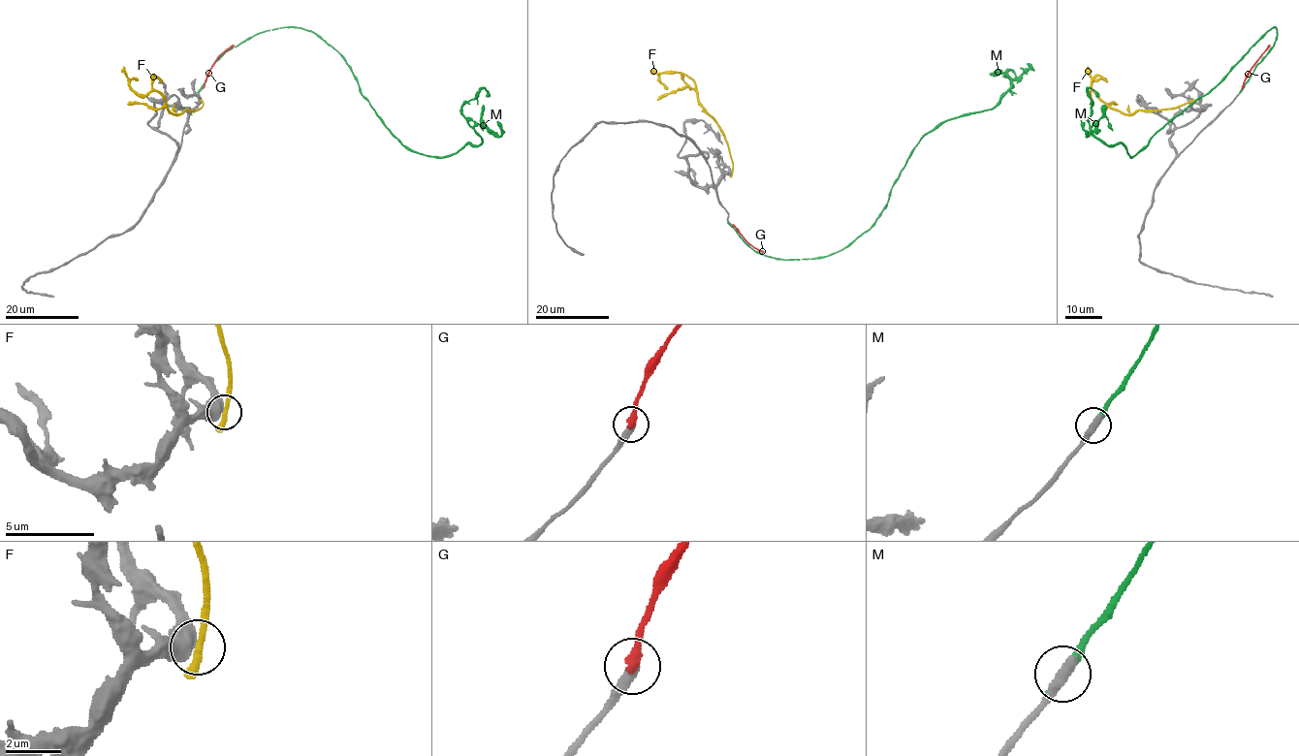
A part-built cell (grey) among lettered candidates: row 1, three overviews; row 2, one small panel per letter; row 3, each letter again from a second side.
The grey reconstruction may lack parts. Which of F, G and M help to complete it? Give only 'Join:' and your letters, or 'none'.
Join: none

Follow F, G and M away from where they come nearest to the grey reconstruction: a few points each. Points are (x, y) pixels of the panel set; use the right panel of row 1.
F: (1190, 101), (1159, 110), (1124, 113), (1111, 109), (1092, 90), (1090, 94), (1091, 78), (1087, 67)
G: (1242, 87), (1247, 73), (1269, 45)
M: (1242, 89), (1274, 46), (1276, 27), (1132, 157), (1121, 143), (1106, 145), (1092, 131), (1089, 88), (1099, 96)

